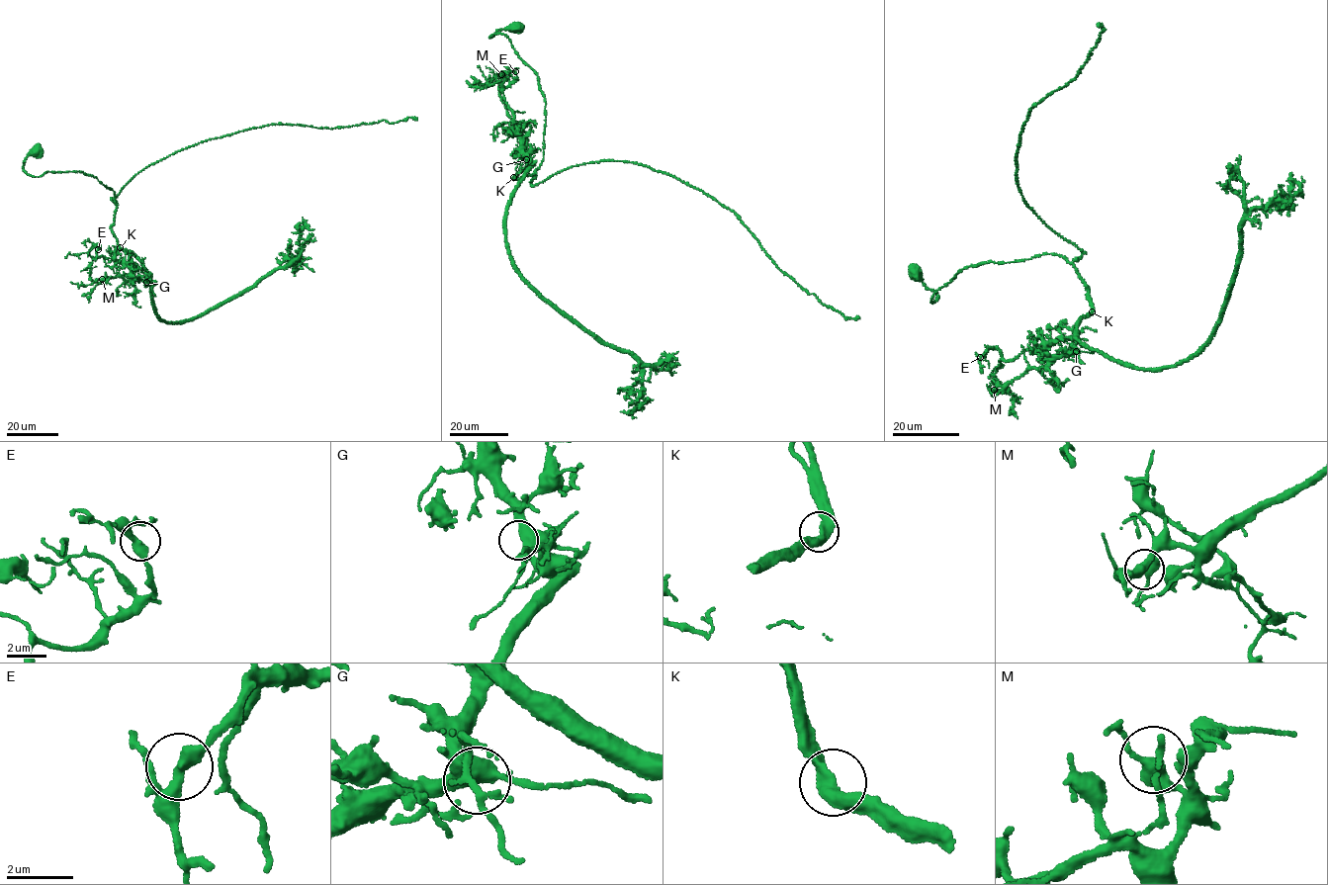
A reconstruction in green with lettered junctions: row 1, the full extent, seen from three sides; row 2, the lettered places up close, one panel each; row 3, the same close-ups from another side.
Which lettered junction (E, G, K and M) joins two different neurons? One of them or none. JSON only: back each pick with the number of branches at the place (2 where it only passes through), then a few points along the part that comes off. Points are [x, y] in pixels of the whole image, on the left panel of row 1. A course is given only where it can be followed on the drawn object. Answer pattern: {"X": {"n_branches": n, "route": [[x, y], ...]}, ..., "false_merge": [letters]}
{"false_merge": []}

